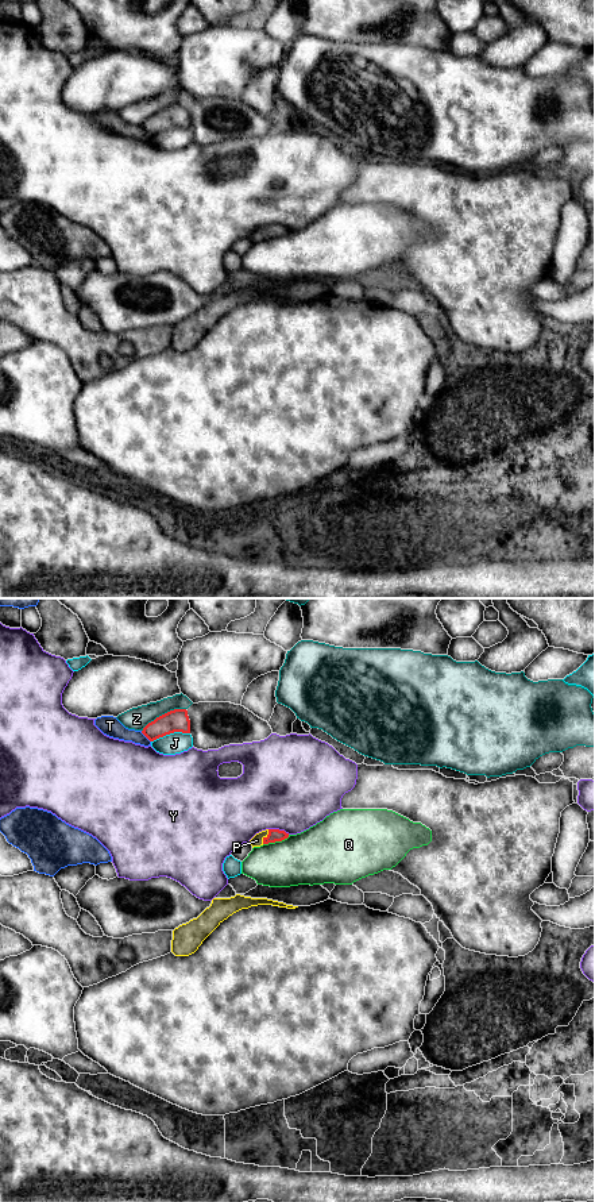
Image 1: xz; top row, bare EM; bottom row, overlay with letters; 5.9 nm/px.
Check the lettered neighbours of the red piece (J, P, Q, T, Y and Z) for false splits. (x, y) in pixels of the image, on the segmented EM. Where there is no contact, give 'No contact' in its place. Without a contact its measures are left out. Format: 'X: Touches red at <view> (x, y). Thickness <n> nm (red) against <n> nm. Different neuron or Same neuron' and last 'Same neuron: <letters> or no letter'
J: Touches red at xz (170, 732). Thickness 140 nm (red) against 130 nm. Different neuron
P: Touches red at xz (267, 836). Thickness 80 nm (red) against 70 nm. Same neuron
Q: Touches red at xz (275, 840). Thickness 80 nm (red) against 320 nm. Different neuron
T: Touches red at xz (145, 735). Thickness 140 nm (red) against 120 nm. Different neuron
Y: Touches red at xz (279, 831). Thickness 80 nm (red) against 480 nm. Different neuron
Z: Touches red at xz (162, 715). Thickness 140 nm (red) against 130 nm. Different neuron
Same neuron: P

